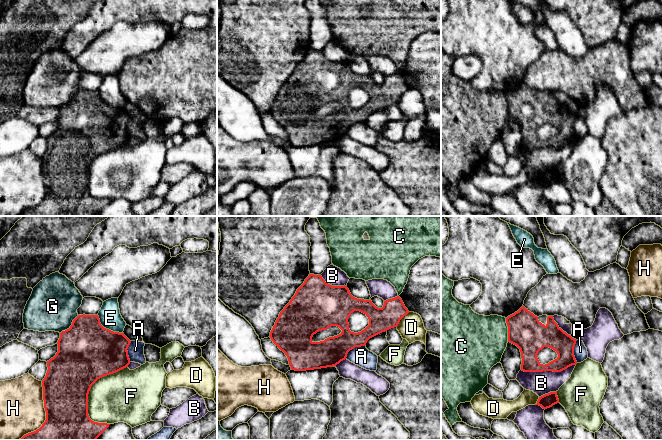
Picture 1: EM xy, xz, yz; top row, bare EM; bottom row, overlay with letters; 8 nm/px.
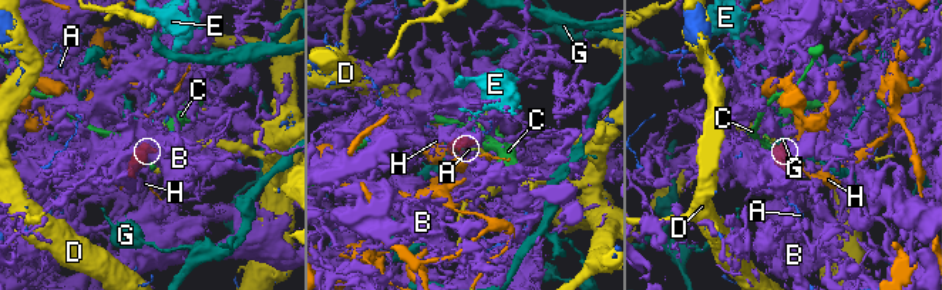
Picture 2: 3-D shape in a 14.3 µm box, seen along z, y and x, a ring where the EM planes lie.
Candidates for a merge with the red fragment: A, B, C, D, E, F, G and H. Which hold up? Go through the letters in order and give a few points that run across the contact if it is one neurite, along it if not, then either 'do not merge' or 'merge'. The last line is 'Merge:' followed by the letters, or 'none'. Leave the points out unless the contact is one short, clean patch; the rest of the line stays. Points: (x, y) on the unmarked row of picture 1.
A: line xz (364, 121), (352, 124), (345, 134); do not merge
B: do not merge
C: do not merge
D: do not merge
E: line xy (97, 91), (104, 103), (122, 109); do not merge
F: do not merge
G: do not merge
H: do not merge
Merge: none

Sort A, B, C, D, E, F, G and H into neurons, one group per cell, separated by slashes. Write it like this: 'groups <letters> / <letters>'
groups A D / B / C / E / F / G / H

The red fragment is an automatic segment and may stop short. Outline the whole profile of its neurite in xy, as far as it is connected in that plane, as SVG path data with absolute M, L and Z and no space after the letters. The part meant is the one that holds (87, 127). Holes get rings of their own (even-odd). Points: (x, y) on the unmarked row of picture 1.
M78 91L70 104L60 109L57 118L58 128L47 137L48 146L42 156L46 196L39 205L24 211L19 216L96 216L110 200L98 199L90 195L88 191L89 167L98 155L128 143L130 135L127 125L130 119L131 117L124 109L104 104L98 91Z

